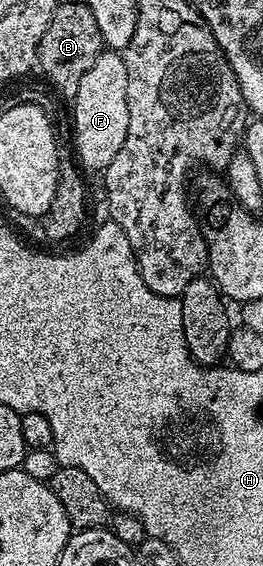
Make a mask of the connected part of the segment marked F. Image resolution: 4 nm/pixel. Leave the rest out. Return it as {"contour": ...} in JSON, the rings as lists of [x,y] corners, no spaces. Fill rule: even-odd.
{"contour":[[[103,51],[96,63],[84,71],[84,79],[80,79],[80,87],[72,98],[72,105],[73,152],[83,170],[105,171],[108,163],[116,159],[116,151],[124,147],[124,135],[128,135],[128,67],[125,56],[118,51]]]}

